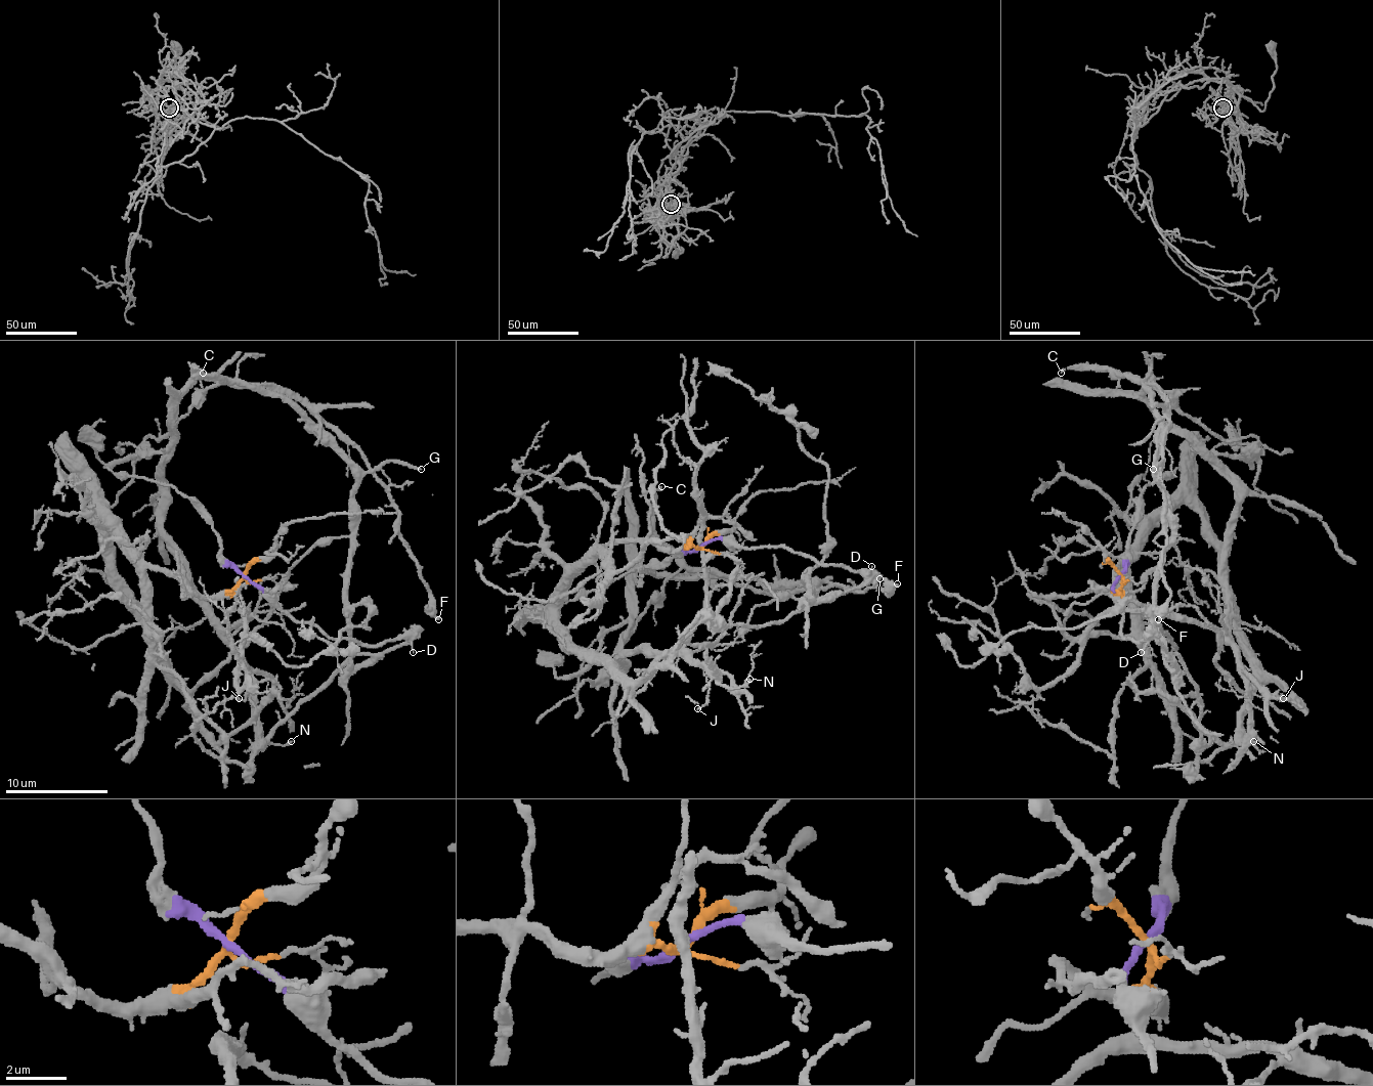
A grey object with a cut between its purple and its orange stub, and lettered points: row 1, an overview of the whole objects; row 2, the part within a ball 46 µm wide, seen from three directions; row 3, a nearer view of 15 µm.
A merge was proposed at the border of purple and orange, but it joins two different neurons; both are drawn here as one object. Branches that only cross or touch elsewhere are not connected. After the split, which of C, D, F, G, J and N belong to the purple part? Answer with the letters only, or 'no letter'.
C, D, F, G, J, N

